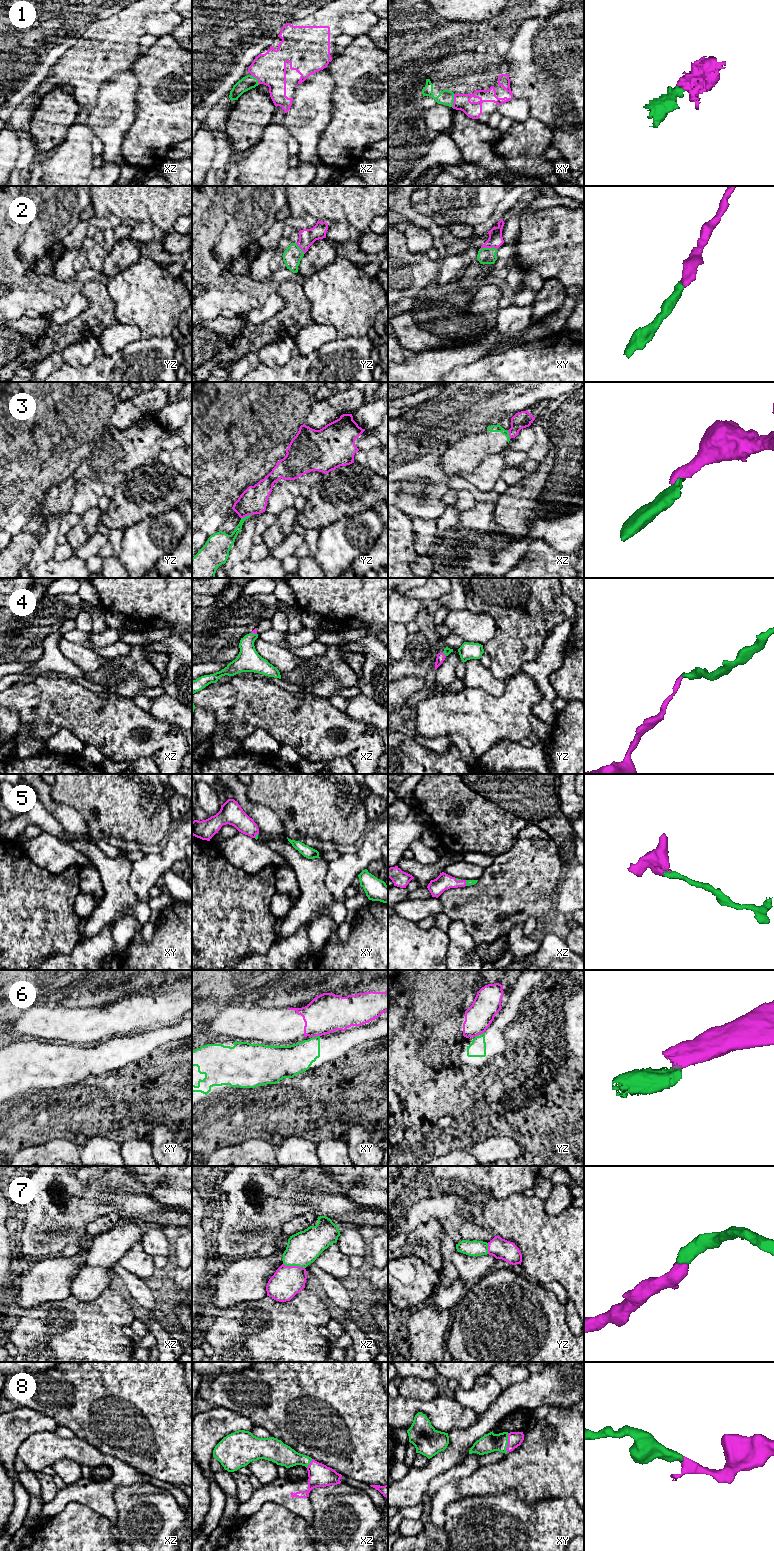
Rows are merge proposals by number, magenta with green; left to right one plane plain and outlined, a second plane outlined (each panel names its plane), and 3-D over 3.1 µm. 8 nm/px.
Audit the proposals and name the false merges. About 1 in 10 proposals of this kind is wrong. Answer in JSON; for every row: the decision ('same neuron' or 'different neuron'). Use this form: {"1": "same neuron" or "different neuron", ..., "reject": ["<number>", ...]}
{"1": "same neuron", "2": "same neuron", "3": "different neuron", "4": "same neuron", "5": "same neuron", "6": "different neuron", "7": "same neuron", "8": "same neuron", "reject": ["3", "6"]}

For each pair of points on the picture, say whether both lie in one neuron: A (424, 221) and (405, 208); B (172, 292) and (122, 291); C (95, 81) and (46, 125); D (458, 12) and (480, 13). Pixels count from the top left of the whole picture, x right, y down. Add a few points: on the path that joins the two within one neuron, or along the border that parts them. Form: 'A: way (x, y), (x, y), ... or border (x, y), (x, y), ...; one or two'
A: way (419, 220), (410, 213); one
B: way (160, 292), (134, 291); one
C: border (54, 88), (69, 84), (80, 109); two
D: way (463, 12), (475, 12); one

